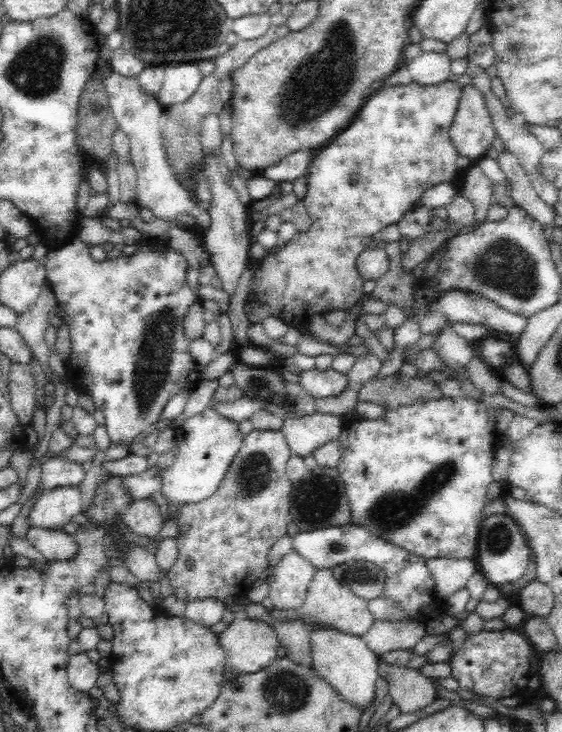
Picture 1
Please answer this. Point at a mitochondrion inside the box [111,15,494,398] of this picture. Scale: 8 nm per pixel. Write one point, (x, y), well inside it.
(320, 81)

